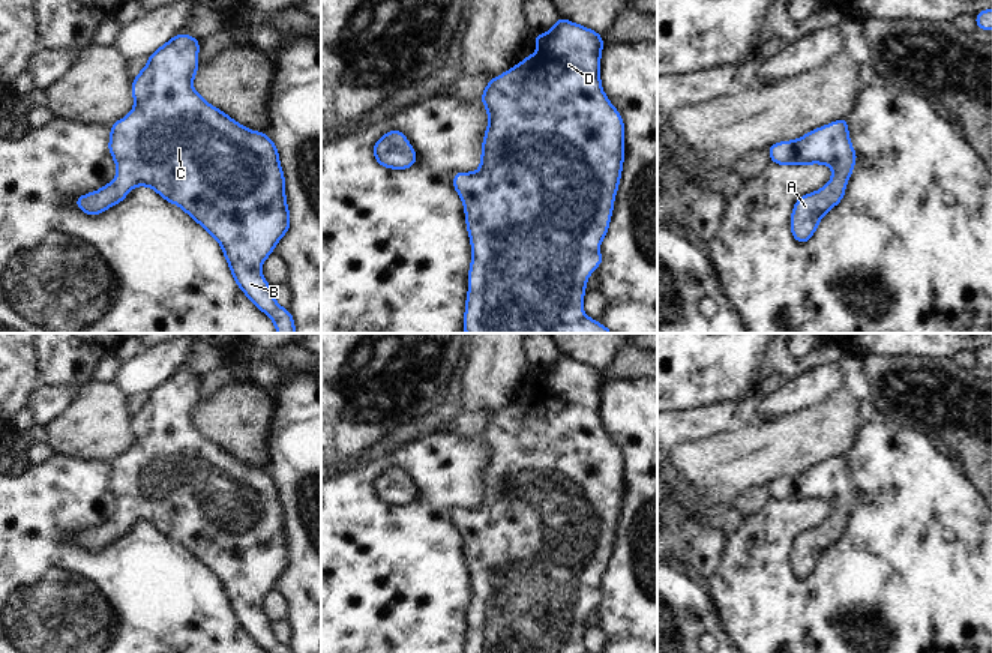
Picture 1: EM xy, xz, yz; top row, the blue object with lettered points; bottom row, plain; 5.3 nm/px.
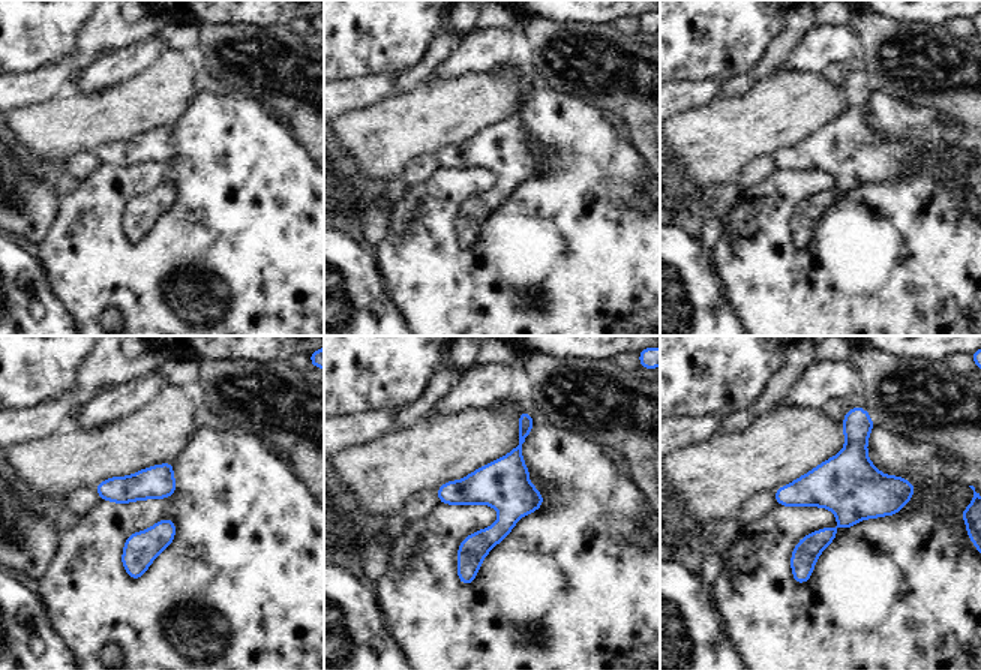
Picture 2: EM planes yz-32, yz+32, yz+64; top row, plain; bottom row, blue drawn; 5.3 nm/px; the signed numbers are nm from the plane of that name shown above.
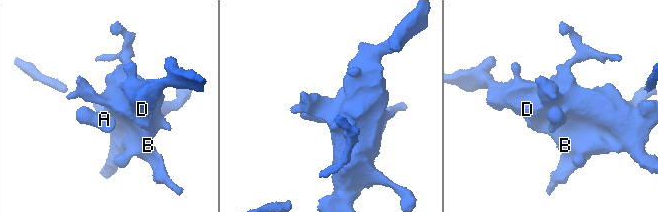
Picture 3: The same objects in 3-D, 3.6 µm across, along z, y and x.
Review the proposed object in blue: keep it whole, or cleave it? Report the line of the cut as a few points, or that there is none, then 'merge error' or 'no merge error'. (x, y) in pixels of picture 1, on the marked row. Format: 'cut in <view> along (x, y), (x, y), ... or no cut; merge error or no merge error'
no cut; no merge error

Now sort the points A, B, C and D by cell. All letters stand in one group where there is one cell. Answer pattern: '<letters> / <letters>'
A B C D

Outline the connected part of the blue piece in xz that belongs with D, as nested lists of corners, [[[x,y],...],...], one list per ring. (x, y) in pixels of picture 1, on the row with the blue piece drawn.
[[[557,17],[555,26],[546,35],[539,33],[533,41],[537,44],[537,53],[525,57],[506,74],[492,78],[480,96],[489,116],[482,144],[480,170],[477,173],[453,173],[453,188],[464,203],[473,252],[462,327],[465,333],[612,333],[582,311],[587,278],[603,263],[603,254],[597,252],[597,246],[609,231],[609,216],[614,213],[612,204],[624,159],[624,123],[600,87],[600,51],[605,42],[599,33],[561,17]]]

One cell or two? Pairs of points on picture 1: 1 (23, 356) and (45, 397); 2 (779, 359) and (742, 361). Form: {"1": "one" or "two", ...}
{"1": "two", "2": "two"}

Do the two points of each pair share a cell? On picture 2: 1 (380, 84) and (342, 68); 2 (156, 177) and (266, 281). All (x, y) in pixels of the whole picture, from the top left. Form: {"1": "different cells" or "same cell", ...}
{"1": "different cells", "2": "same cell"}

